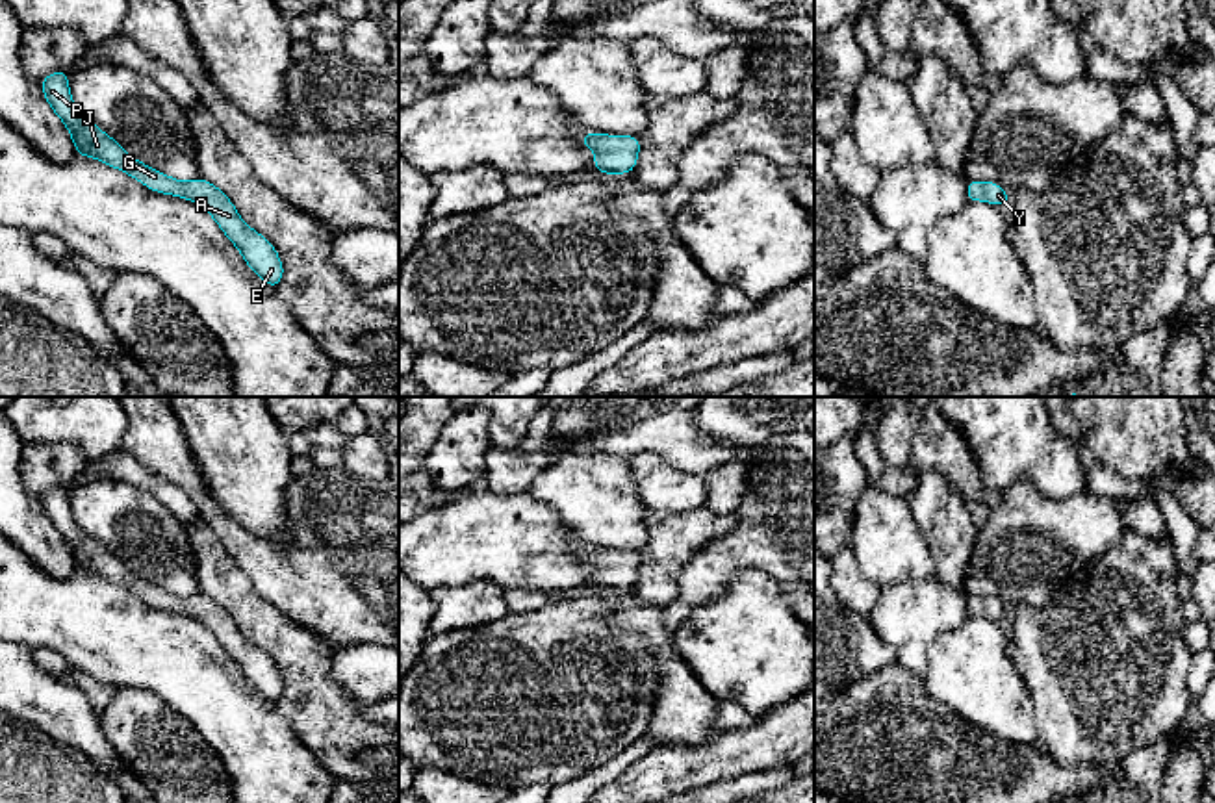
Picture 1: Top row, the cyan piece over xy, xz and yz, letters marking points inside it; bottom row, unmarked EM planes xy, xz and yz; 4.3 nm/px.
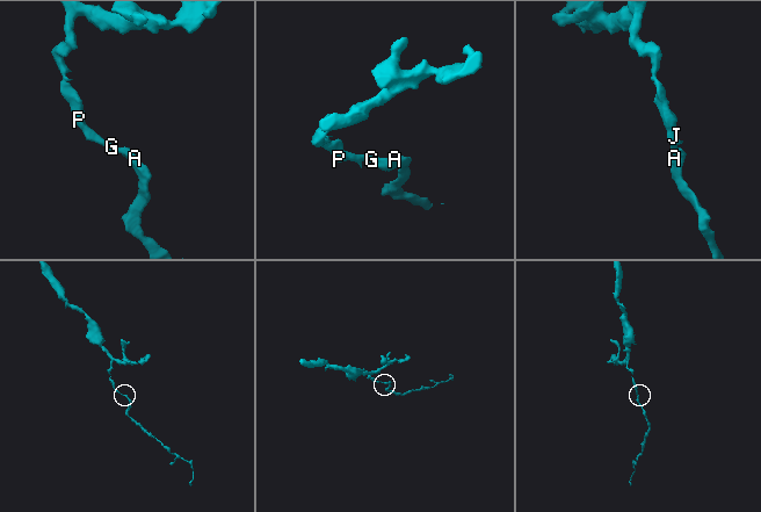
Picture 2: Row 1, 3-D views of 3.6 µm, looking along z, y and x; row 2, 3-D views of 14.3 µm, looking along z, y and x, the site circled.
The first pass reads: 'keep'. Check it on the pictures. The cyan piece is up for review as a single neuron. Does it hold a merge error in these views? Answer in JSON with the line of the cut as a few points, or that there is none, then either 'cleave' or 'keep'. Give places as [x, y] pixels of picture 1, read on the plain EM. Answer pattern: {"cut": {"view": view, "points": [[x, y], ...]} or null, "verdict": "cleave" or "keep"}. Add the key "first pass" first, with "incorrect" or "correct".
{"first pass": "correct", "cut": null, "verdict": "keep"}

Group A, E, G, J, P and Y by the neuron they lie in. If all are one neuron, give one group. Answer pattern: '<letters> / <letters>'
A E G J P Y

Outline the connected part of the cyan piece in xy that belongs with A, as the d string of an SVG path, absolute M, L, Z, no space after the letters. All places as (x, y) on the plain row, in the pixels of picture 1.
M69 486L48 490L39 501L46 517L65 538L76 569L96 573L163 610L184 612L200 619L237 662L249 682L271 703L276 703L284 692L276 664L256 645L247 642L228 612L204 593L180 597L132 573L113 553L104 549L74 521L69 504Z

